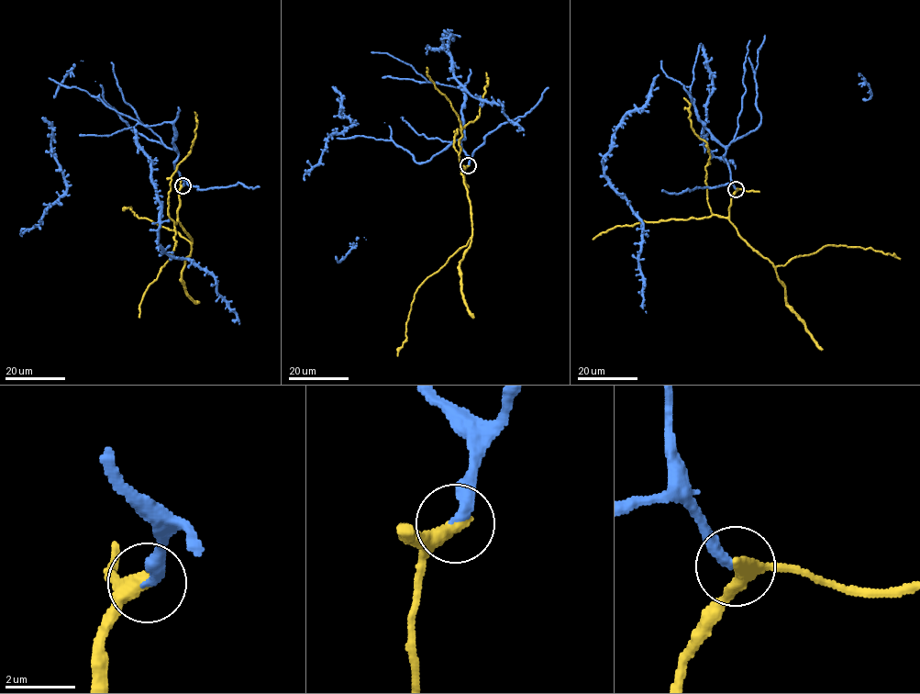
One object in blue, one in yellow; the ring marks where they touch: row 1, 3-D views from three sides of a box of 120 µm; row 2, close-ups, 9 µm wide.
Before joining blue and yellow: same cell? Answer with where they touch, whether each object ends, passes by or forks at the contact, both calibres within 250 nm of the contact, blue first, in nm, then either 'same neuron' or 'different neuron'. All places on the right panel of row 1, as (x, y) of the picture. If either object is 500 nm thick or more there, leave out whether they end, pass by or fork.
(736, 189) | blue ends | yellow passes by | 320/360 nm | same neuron

